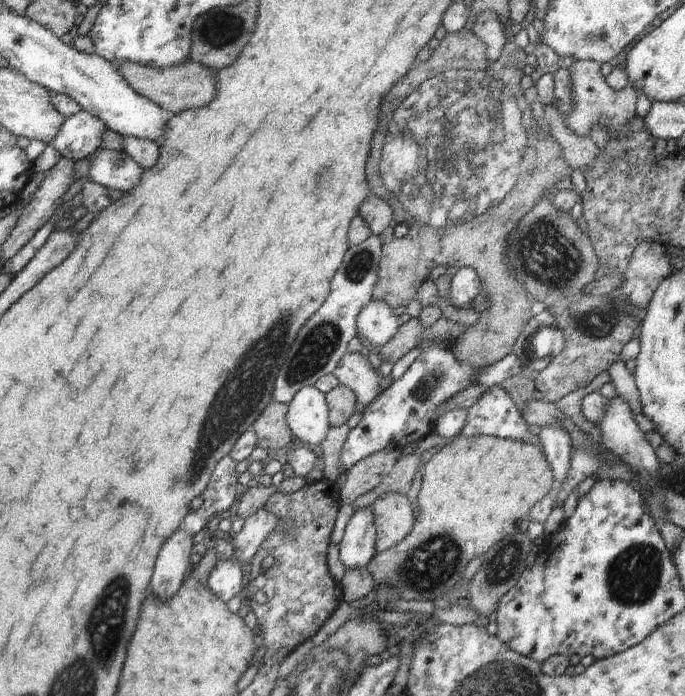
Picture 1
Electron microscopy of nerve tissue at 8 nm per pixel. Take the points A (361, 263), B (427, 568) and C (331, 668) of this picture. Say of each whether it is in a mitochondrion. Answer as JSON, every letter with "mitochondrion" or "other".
{"A":"mitochondrion","B":"mitochondrion","C":"mitochondrion"}

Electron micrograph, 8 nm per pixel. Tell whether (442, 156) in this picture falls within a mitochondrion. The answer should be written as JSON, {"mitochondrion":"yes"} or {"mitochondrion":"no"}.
{"mitochondrion":"yes"}

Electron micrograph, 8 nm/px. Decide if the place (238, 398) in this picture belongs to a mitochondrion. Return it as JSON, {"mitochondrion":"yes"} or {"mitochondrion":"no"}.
{"mitochondrion":"yes"}

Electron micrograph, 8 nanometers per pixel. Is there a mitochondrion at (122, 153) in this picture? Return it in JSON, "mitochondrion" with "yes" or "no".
{"mitochondrion":"no"}

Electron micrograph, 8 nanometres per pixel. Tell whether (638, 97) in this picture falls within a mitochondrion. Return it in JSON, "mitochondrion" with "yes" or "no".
{"mitochondrion":"no"}

